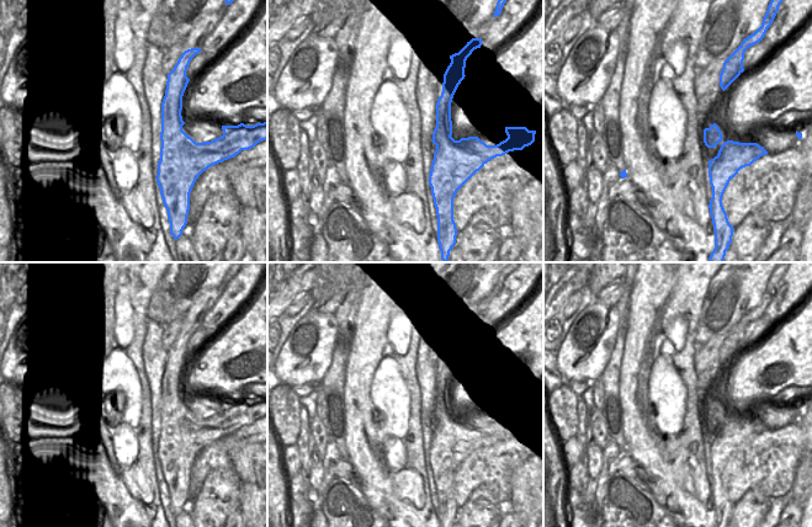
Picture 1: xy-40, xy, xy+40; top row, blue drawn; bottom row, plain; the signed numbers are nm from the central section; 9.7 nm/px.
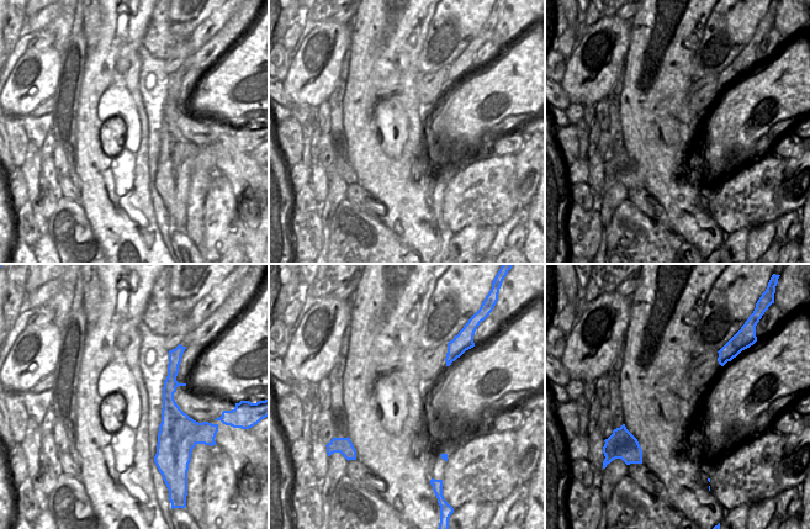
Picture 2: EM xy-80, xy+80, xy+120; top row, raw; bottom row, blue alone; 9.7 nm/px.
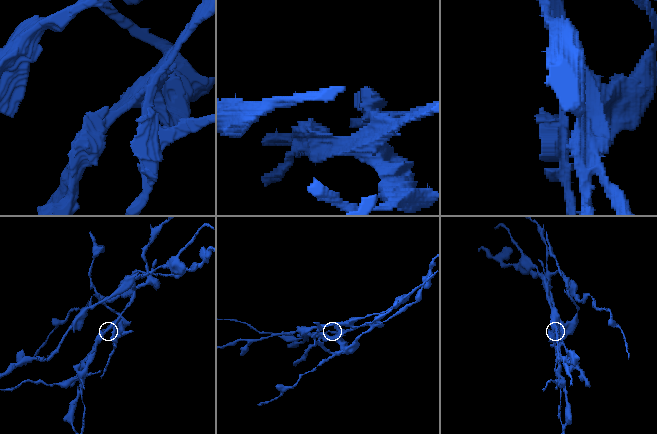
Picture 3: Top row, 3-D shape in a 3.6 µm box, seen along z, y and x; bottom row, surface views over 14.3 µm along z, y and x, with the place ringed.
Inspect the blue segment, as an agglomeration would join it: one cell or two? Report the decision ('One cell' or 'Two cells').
Two cells.

